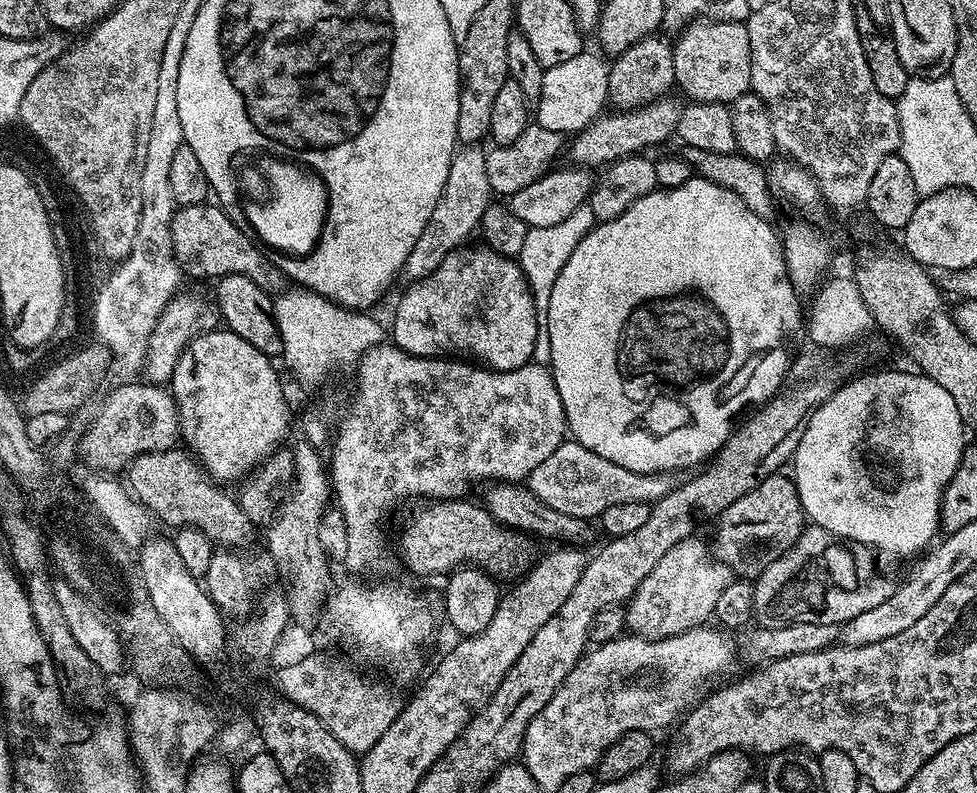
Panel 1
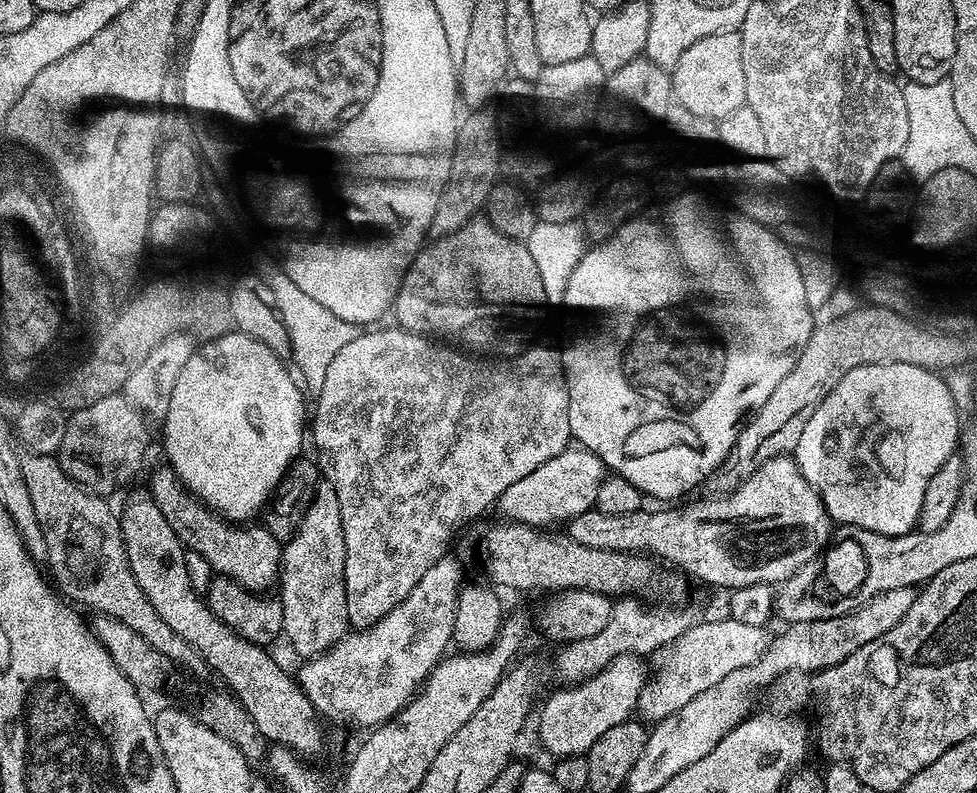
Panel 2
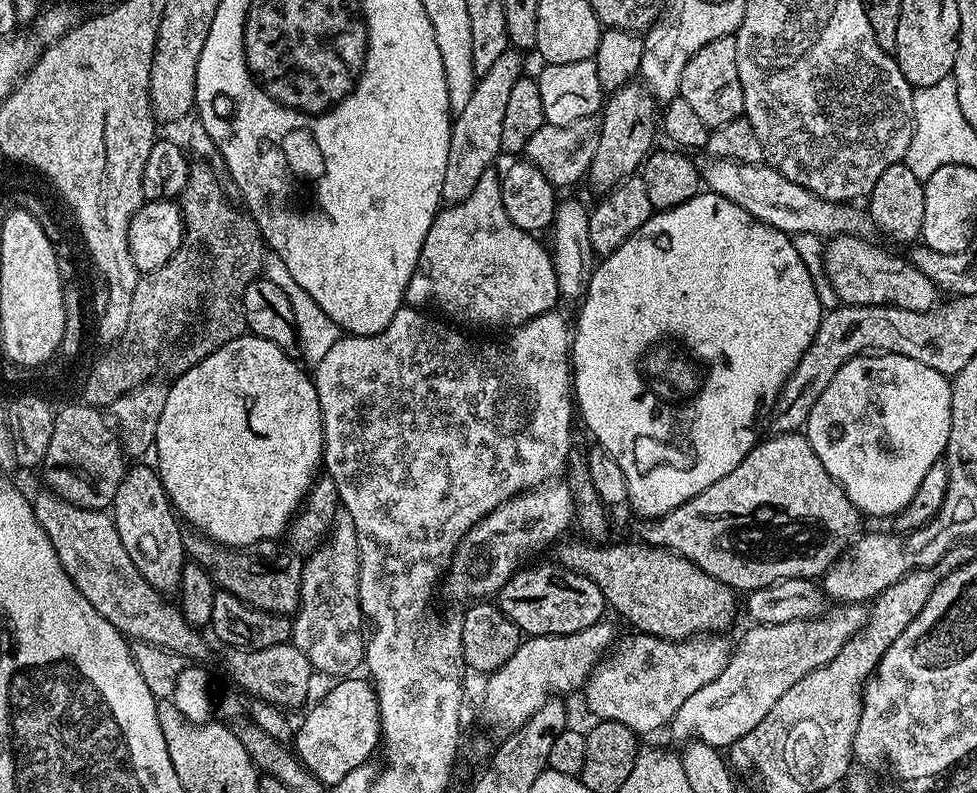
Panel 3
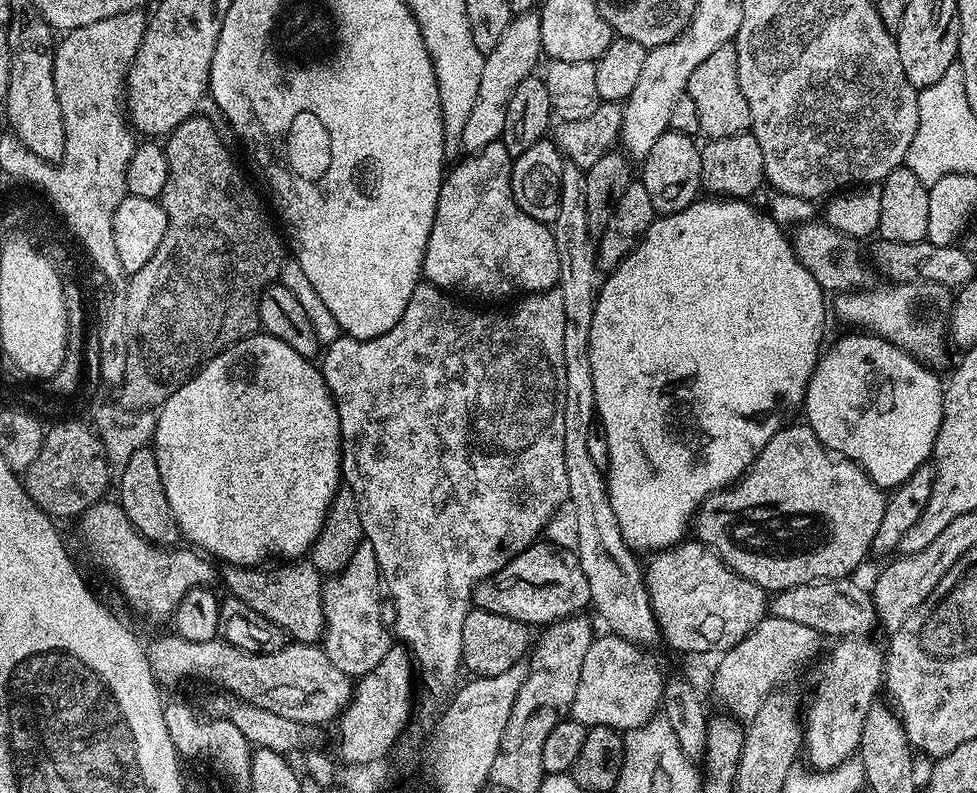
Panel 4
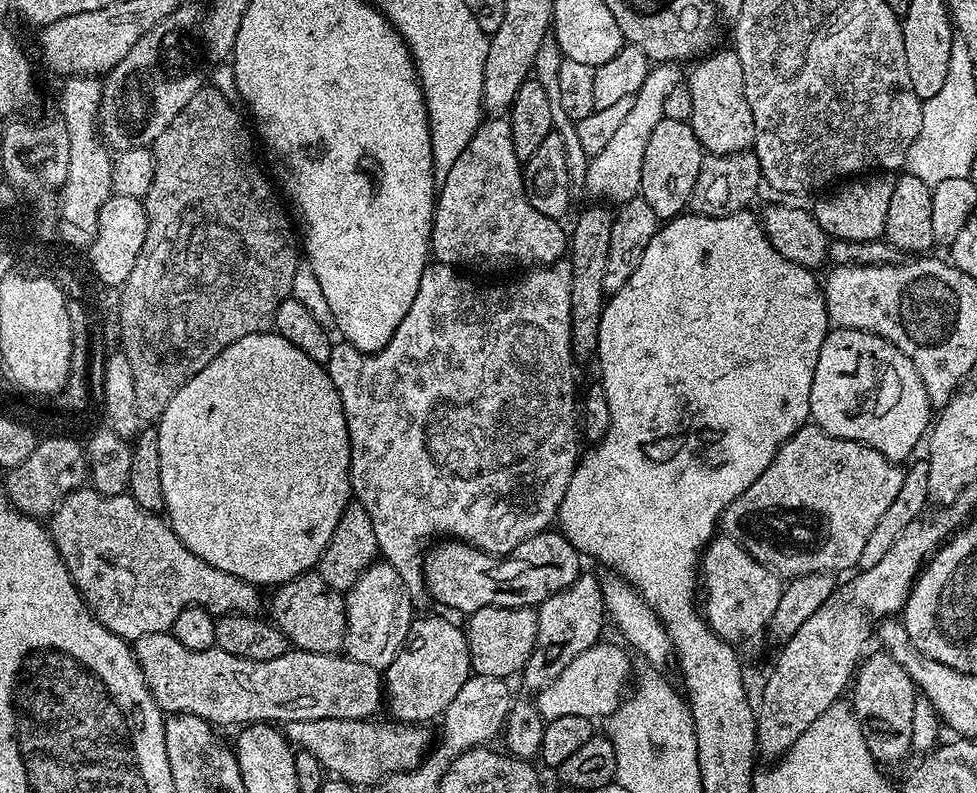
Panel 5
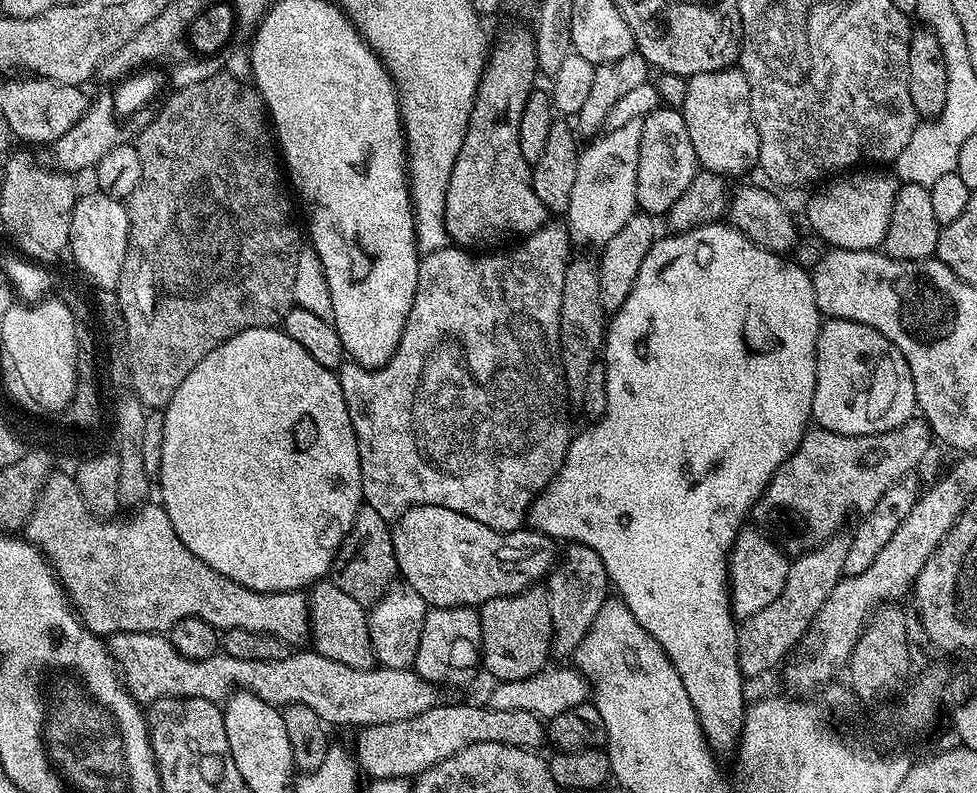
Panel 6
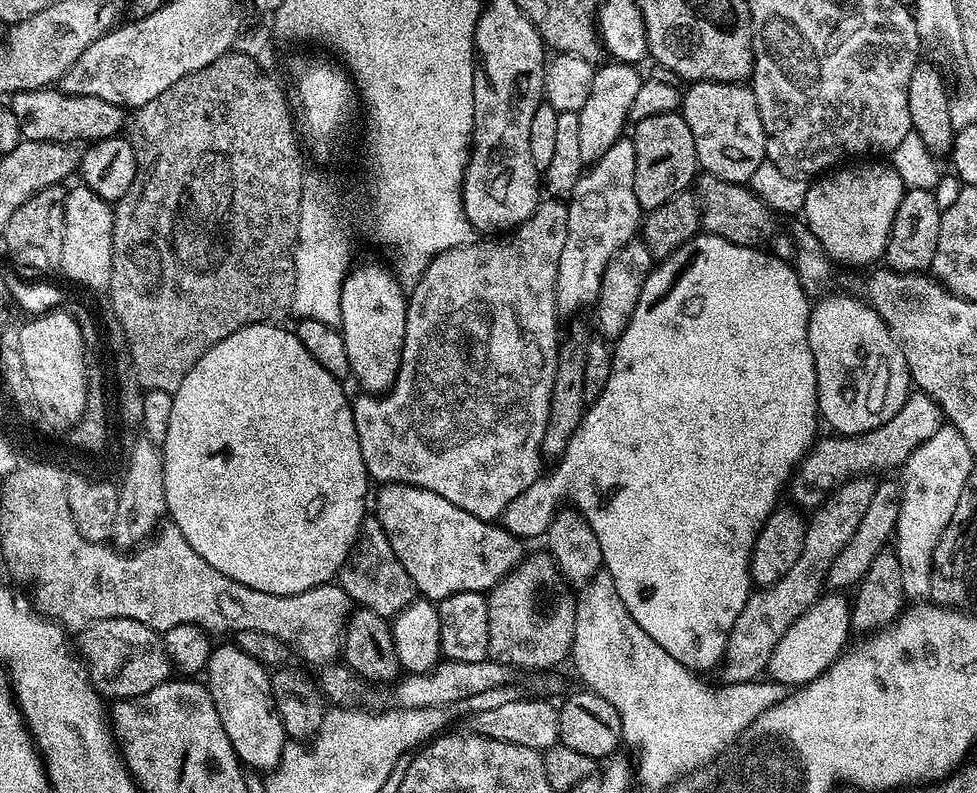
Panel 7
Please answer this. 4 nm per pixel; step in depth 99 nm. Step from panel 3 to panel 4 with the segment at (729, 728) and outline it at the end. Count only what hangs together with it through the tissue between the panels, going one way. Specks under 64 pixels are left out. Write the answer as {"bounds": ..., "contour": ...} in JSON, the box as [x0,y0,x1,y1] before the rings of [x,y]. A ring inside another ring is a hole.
{"bounds":[712,614,820,720],"contour":[[[768,614],[752,632],[719,657],[720,665],[716,668],[712,688],[735,719],[752,720],[762,710],[766,698],[770,698],[787,676],[794,675],[819,650],[820,643],[820,633],[810,630],[810,626]]]}

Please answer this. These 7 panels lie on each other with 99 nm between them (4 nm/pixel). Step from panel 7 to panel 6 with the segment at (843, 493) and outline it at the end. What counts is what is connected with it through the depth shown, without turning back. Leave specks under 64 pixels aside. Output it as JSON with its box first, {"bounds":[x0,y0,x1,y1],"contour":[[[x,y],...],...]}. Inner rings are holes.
{"bounds":[736,534,849,678],"contour":[[[837,534],[817,548],[799,553],[791,561],[789,577],[786,578],[786,584],[778,598],[739,625],[736,645],[740,673],[745,678],[760,676],[763,672],[770,671],[775,664],[782,663],[787,658],[788,651],[803,636],[805,639],[809,635],[818,610],[822,610],[826,598],[830,598],[830,590],[834,590],[834,586],[838,586],[838,582],[845,577],[844,567],[849,550],[849,537]]]}

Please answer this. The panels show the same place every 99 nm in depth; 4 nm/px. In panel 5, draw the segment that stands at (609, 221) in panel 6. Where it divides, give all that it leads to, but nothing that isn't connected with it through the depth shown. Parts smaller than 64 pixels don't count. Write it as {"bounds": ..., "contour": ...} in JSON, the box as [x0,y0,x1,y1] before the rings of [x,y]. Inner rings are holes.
{"bounds":[582,62,682,206],"contour":[[[660,62],[649,67],[646,82],[642,82],[636,95],[632,97],[630,114],[626,114],[622,126],[618,126],[618,131],[610,137],[610,142],[606,142],[606,146],[602,146],[602,150],[598,150],[598,154],[588,161],[582,188],[592,195],[593,201],[619,206],[633,200],[639,193],[642,182],[642,154],[646,154],[646,142],[654,126],[658,126],[658,122],[664,119],[666,94],[670,94],[670,90],[682,82],[680,68],[681,65],[676,62]]]}

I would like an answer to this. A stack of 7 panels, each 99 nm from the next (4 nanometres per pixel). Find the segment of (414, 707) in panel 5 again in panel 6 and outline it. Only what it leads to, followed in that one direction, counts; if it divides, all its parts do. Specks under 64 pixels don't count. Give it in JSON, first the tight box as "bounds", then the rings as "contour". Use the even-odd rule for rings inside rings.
{"bounds":[413,607,481,686],"contour":[[[448,607],[429,609],[420,628],[418,650],[413,669],[437,686],[460,684],[468,679],[468,670],[479,665],[481,655],[481,620],[476,608]]]}

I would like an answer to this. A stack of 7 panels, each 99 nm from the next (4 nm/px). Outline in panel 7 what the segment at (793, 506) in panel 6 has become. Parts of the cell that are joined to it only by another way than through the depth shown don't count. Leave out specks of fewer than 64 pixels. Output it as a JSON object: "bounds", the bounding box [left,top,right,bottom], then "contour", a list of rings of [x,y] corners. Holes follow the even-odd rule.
{"bounds":[790,390,944,510],"contour":[[[919,390],[909,391],[902,410],[898,410],[898,414],[894,414],[894,418],[890,418],[890,422],[857,436],[828,434],[825,440],[817,439],[793,471],[790,492],[792,488],[792,496],[801,504],[796,503],[801,509],[816,510],[828,499],[832,489],[840,487],[845,480],[854,480],[865,474],[876,474],[872,472],[884,472],[887,468],[899,469],[908,461],[910,454],[914,454],[914,450],[918,450],[918,446],[922,446],[922,442],[926,442],[926,438],[930,438],[930,434],[938,431],[944,423],[944,414],[934,402],[934,398],[930,398],[925,392]]]}

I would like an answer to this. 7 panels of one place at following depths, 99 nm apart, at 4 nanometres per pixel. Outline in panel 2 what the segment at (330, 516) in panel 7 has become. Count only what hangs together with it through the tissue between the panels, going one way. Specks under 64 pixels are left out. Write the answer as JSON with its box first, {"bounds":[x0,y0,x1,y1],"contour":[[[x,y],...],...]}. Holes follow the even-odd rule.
{"bounds":[162,330,306,522],"contour":[[[229,330],[223,336],[213,340],[205,340],[197,347],[196,351],[192,353],[192,357],[186,362],[186,366],[182,366],[182,374],[178,374],[178,383],[174,385],[174,394],[170,394],[170,410],[166,410],[162,421],[164,452],[168,455],[167,463],[174,469],[185,488],[196,499],[201,500],[206,507],[229,522],[248,522],[259,517],[265,511],[266,505],[271,501],[276,488],[280,485],[280,480],[288,473],[288,468],[293,460],[301,455],[300,447],[306,444],[305,393],[290,368],[290,373],[288,373],[288,368],[289,365],[277,358],[271,350],[266,350],[266,346],[262,346],[262,342],[258,342],[241,332]]]}

